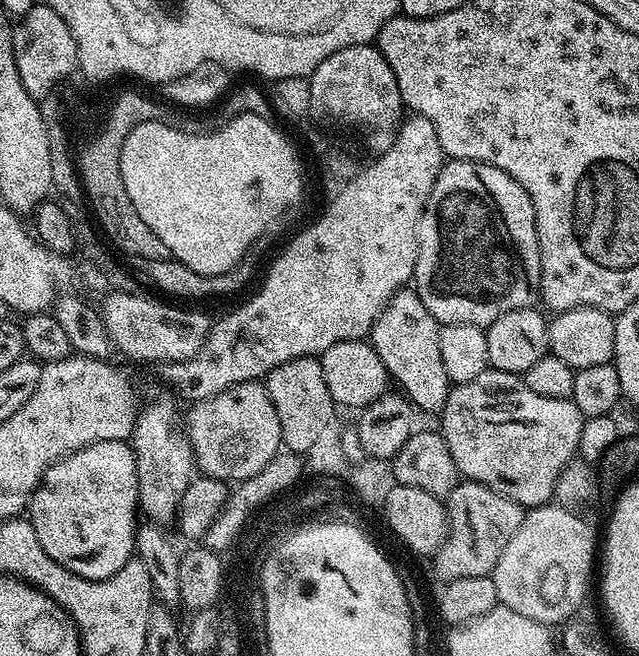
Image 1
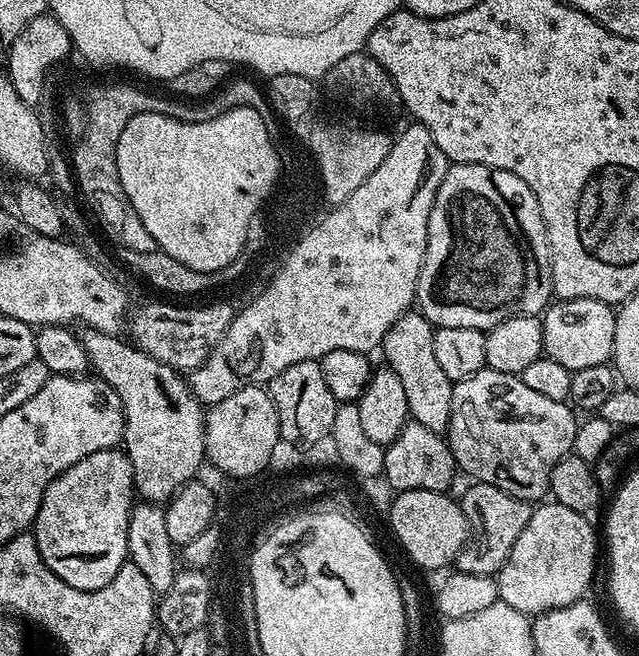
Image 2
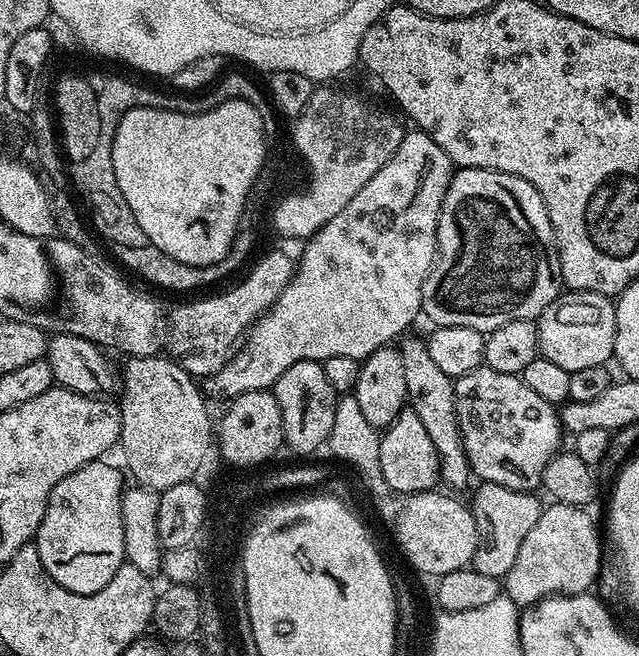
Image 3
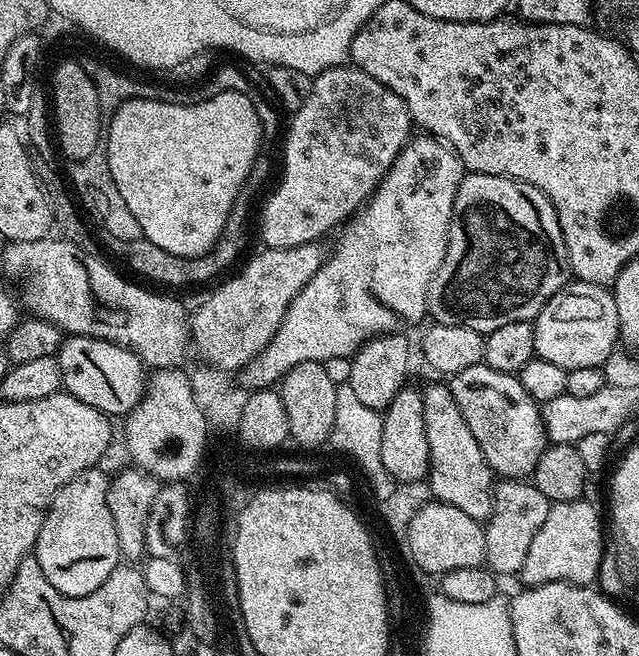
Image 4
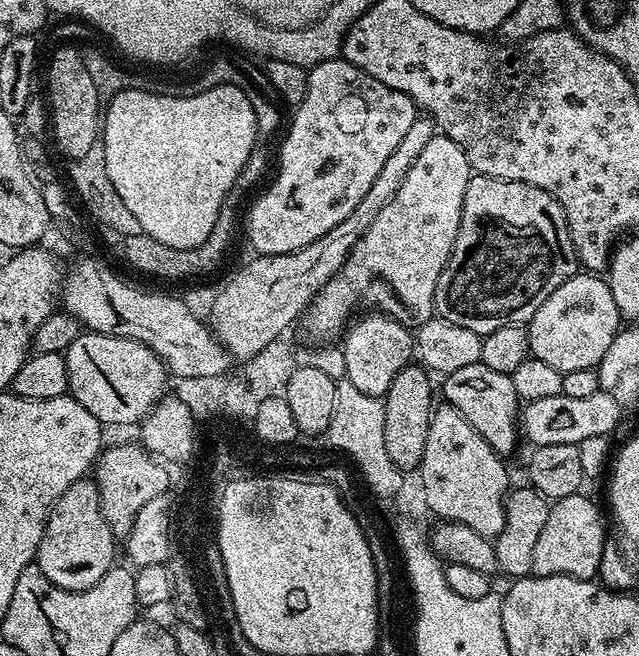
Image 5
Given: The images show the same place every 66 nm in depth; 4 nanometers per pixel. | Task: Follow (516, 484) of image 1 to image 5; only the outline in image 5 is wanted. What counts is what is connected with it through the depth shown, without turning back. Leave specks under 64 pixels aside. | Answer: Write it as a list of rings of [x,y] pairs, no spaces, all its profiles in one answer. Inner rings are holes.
[[[485,364],[462,366],[462,370],[454,370],[443,377],[444,397],[447,403],[459,410],[462,418],[490,442],[490,446],[502,458],[516,448],[516,443],[521,443],[522,429],[518,423],[522,411],[522,402],[516,396],[514,382],[511,375],[498,370],[490,370]]]

